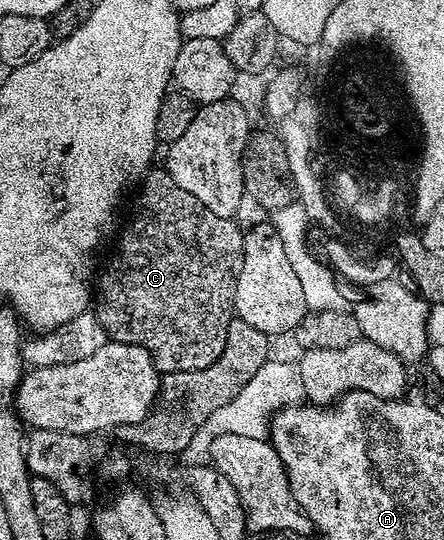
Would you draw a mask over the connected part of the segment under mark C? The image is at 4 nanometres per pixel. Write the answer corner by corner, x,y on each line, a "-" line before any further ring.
165,170
147,171
144,179
141,181
138,192
138,205
134,208
134,217
126,224
126,229
122,232
122,241
118,244
118,253
110,260
110,265
106,268
106,273
101,276
96,284
96,313
98,320
106,328
109,339
118,340
120,343
142,344
147,348
154,360
154,366
159,373
168,372
191,372
192,370
204,370
220,358
224,350
224,342
228,338
228,326
234,312
234,287
238,281
238,275
242,269
242,259
244,258
244,232
240,227
238,229
238,220
229,216
212,214
200,198
192,198
188,190
181,188
170,173

